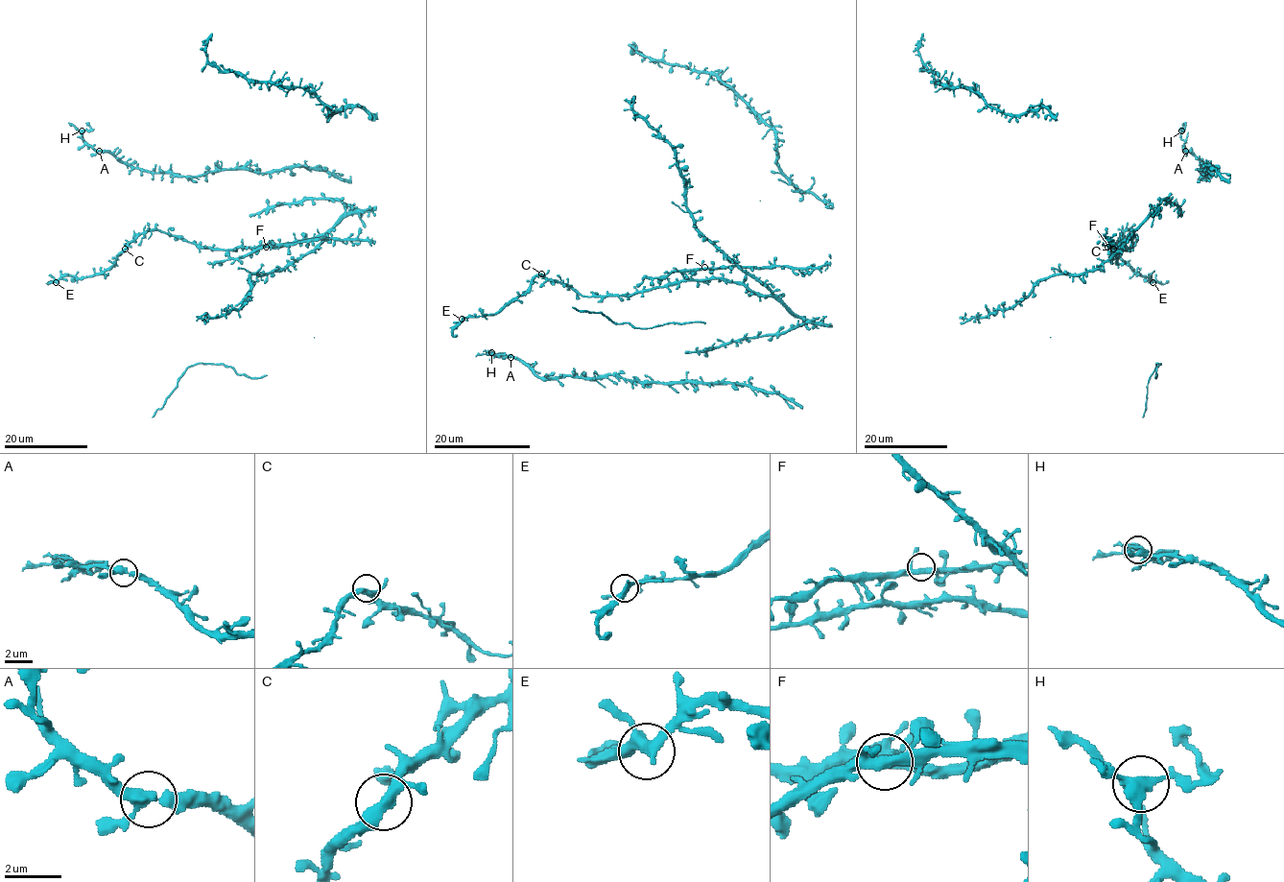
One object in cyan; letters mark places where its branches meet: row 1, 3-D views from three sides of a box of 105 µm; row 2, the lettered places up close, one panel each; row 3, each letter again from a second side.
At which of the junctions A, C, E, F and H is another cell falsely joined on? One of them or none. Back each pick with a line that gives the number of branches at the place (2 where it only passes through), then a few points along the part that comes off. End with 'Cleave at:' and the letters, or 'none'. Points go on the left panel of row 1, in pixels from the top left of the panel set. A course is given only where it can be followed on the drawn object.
H: 3 branches meet
Cleave at: H

